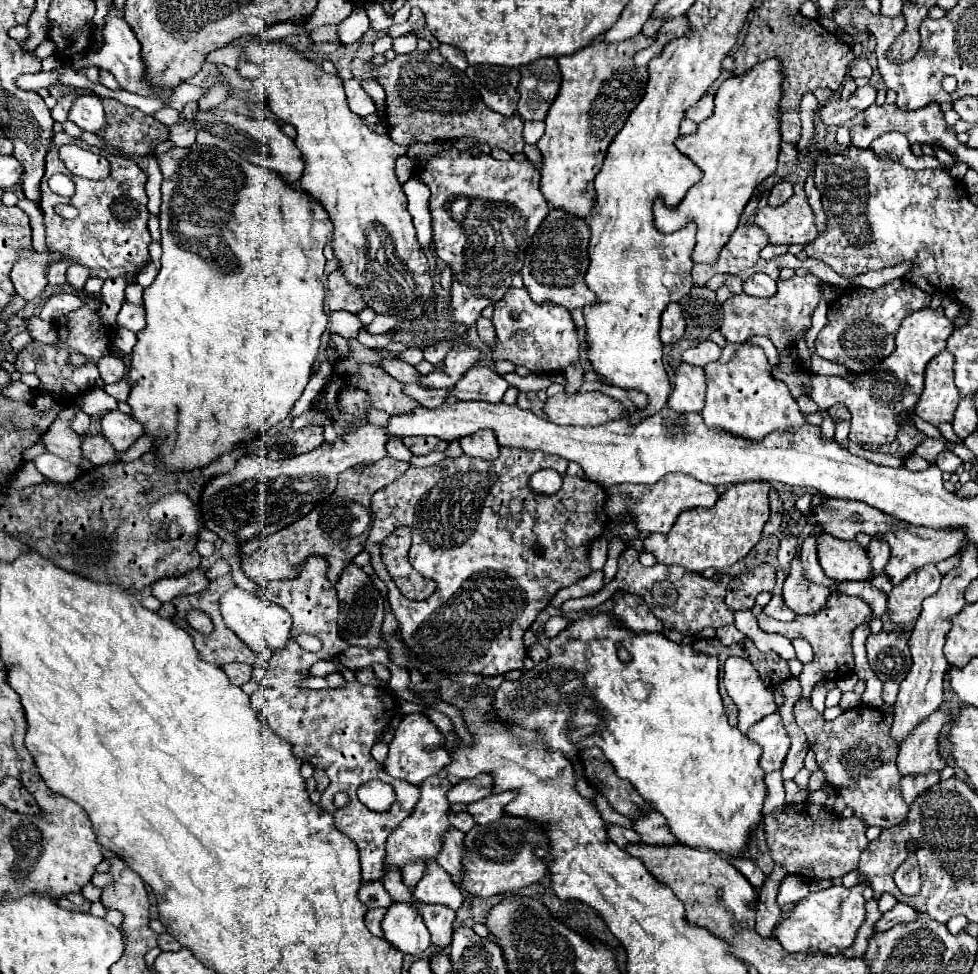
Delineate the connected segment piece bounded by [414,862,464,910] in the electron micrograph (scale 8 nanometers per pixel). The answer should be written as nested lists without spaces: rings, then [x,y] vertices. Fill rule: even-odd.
[[[428,862],[428,872],[416,884],[414,896],[424,904],[444,904],[444,906],[450,906],[452,910],[458,910],[458,906],[464,900],[462,890],[452,882],[446,870],[440,868],[436,862]]]

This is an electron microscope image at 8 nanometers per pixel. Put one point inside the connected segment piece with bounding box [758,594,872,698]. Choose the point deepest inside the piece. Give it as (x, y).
(830, 632)

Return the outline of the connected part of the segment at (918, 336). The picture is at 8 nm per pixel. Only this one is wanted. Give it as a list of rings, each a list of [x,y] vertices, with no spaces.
[[[924,308],[906,316],[896,334],[896,350],[882,362],[878,362],[868,374],[844,376],[814,376],[812,378],[812,400],[828,410],[834,404],[844,404],[850,414],[850,442],[856,444],[888,444],[894,442],[898,430],[904,424],[912,424],[914,406],[924,390],[926,364],[946,348],[946,338],[954,332],[954,324],[946,318],[944,310]]]

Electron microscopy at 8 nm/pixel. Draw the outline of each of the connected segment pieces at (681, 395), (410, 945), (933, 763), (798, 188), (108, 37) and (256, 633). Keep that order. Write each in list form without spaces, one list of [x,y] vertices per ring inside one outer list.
[[[686,362],[676,368],[674,390],[668,400],[674,412],[702,412],[704,408],[704,368],[688,366]]]
[[[394,902],[382,920],[384,938],[404,954],[422,954],[430,946],[430,932],[418,910],[410,904]]]
[[[936,710],[920,726],[916,726],[912,734],[908,734],[898,752],[898,770],[902,776],[926,774],[930,770],[942,770],[946,766],[938,746],[938,736],[948,720],[948,712]]]
[[[802,182],[794,184],[794,196],[788,202],[784,202],[780,206],[764,206],[764,208],[760,208],[758,214],[754,216],[752,224],[760,226],[766,232],[766,236],[768,236],[768,240],[772,244],[806,244],[810,240],[814,240],[816,234],[818,234],[816,224],[814,224],[814,212],[812,212],[812,208],[808,204]]]
[[[112,6],[110,14],[106,16],[106,26],[104,26],[104,46],[100,52],[86,51],[84,54],[76,54],[76,58],[70,58],[66,64],[74,70],[84,70],[88,66],[98,66],[98,68],[104,68],[108,72],[114,74],[116,82],[120,84],[122,90],[128,90],[128,92],[134,92],[134,94],[140,94],[140,96],[156,96],[156,98],[162,98],[162,100],[168,100],[172,98],[174,90],[172,88],[162,88],[162,86],[152,86],[152,82],[148,82],[146,78],[146,64],[142,60],[142,50],[140,50],[140,42],[136,40],[132,28],[124,22],[122,14]]]
[[[232,586],[230,590],[226,590],[226,594],[220,600],[220,610],[222,610],[222,618],[226,622],[226,626],[230,630],[236,632],[236,636],[240,640],[244,640],[254,652],[260,650],[260,646],[268,646],[270,650],[276,648],[284,648],[286,640],[290,638],[290,626],[292,626],[292,618],[288,616],[288,612],[282,606],[274,606],[272,602],[264,602],[258,596],[254,596],[252,592],[242,590],[240,586]]]

